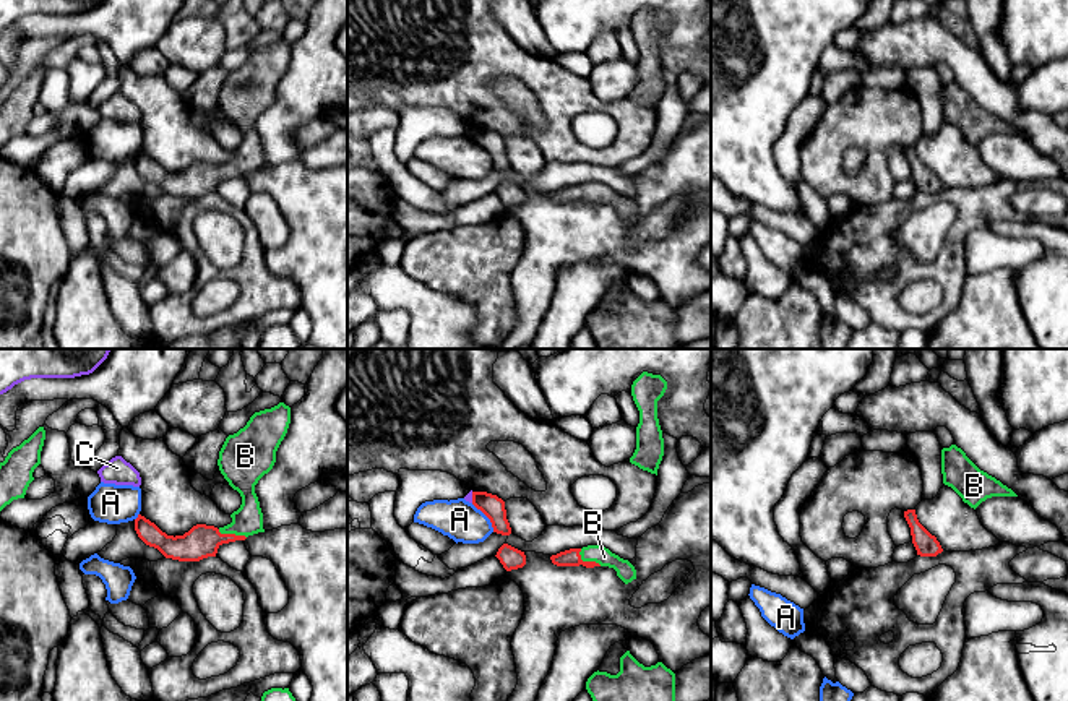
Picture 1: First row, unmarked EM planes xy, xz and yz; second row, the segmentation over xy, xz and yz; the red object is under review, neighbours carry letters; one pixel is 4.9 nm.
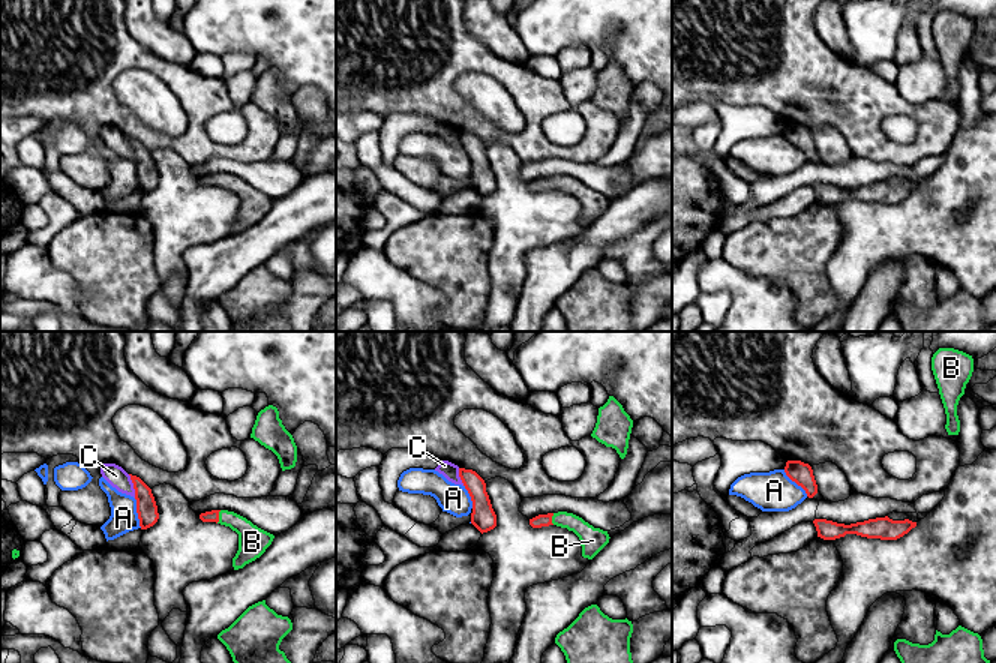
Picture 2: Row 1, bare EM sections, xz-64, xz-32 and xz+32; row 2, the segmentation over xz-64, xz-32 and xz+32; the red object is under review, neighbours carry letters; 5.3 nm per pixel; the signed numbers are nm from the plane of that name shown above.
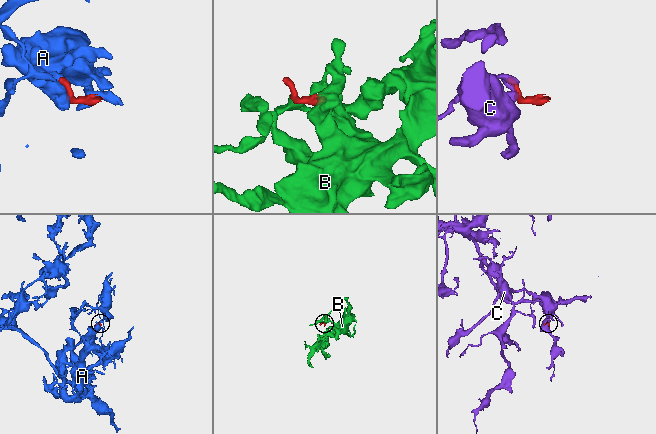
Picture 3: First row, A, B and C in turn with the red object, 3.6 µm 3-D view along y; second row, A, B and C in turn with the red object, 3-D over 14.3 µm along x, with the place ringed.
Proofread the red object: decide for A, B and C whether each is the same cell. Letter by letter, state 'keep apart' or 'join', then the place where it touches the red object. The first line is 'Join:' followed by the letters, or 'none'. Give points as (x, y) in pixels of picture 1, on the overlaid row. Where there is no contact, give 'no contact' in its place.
Join: B
A: keep apart; contact xz (486, 515)
B: join; contact xz (586, 562)
C: keep apart; contact xz (473, 497)

